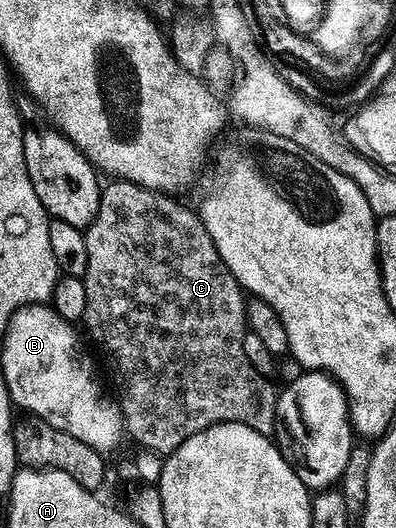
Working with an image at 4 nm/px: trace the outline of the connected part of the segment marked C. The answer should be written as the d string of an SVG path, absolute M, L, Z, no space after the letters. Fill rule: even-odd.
M110 181L110 184L101 188L102 196L96 209L96 217L90 226L85 228L86 244L88 245L88 265L86 266L86 288L88 289L88 309L84 309L84 317L81 322L86 326L88 334L94 338L94 343L110 358L114 366L114 383L118 386L116 402L122 408L122 422L127 436L130 435L139 444L139 448L157 453L169 453L174 451L188 437L200 433L217 423L239 423L256 429L256 433L273 436L274 426L280 423L278 413L279 392L274 391L267 376L260 374L248 361L248 353L244 353L244 337L248 333L246 321L247 296L236 277L224 265L212 237L208 237L208 229L202 223L197 210L193 206L185 207L177 203L170 193L154 191L151 187L142 187L139 183L129 181Z

